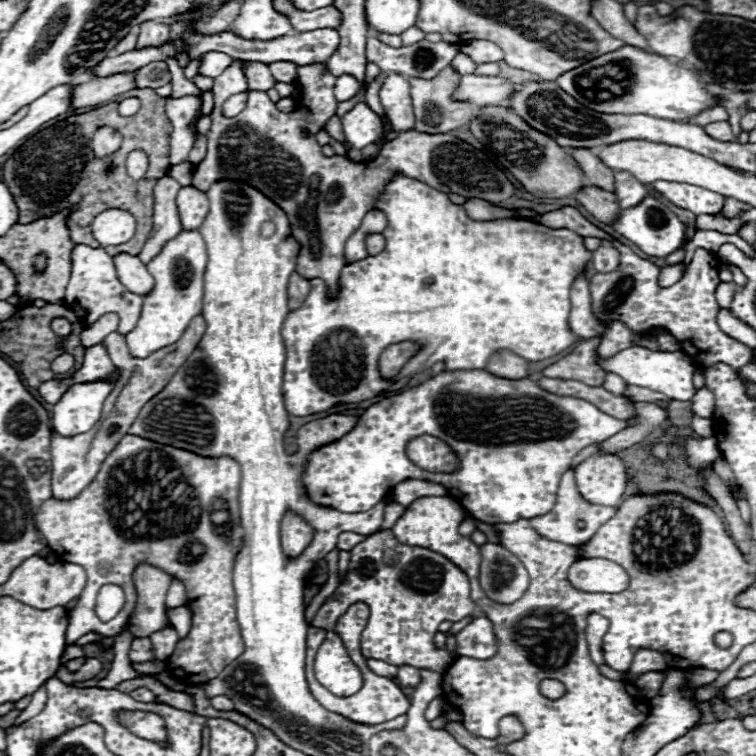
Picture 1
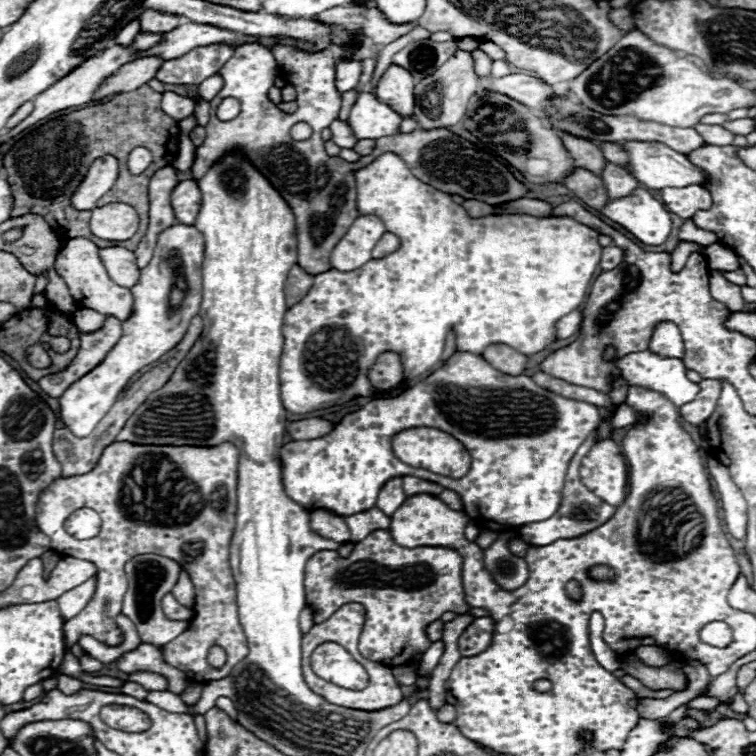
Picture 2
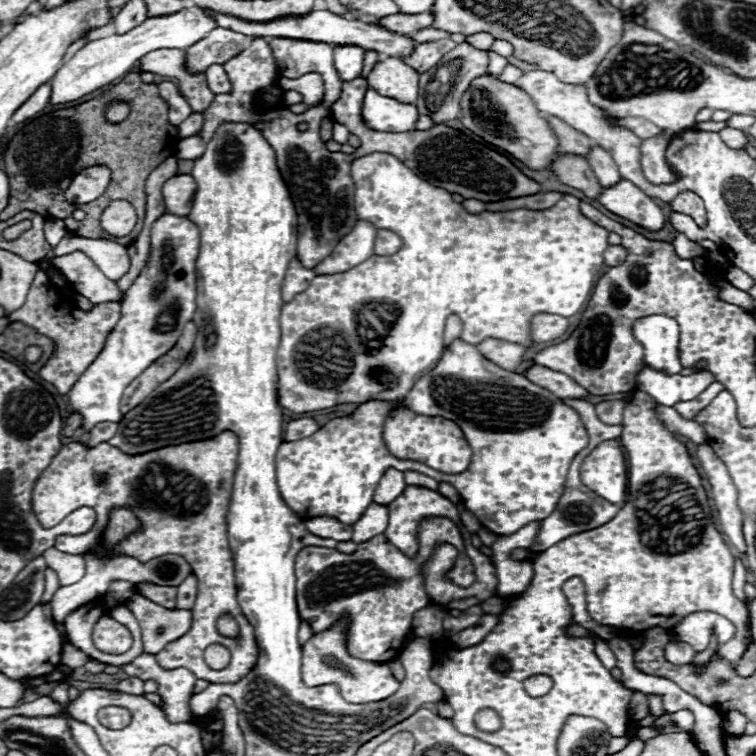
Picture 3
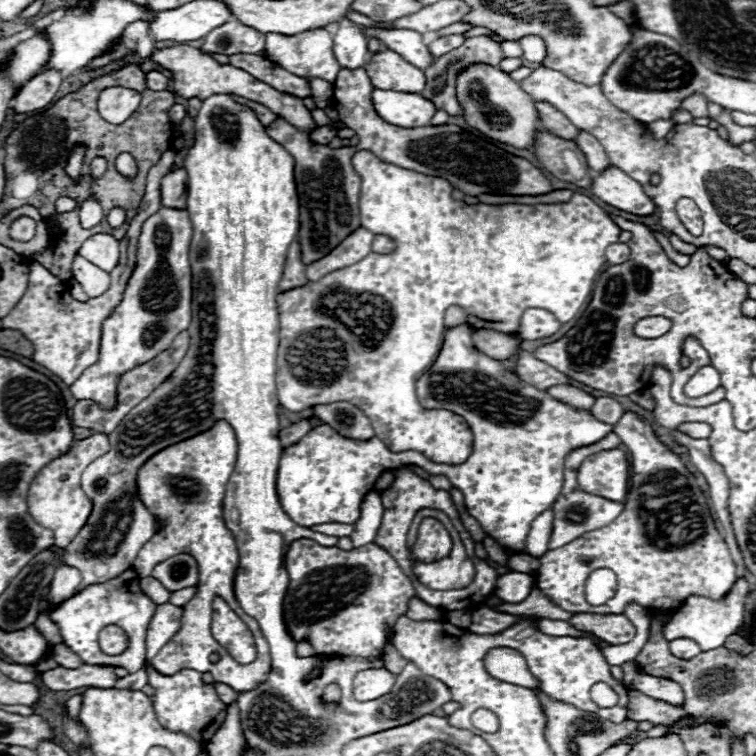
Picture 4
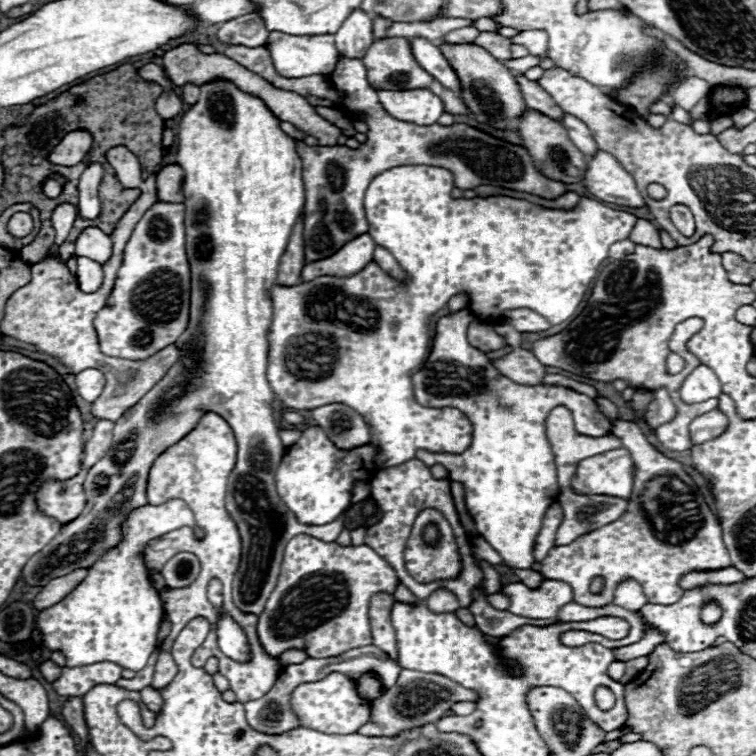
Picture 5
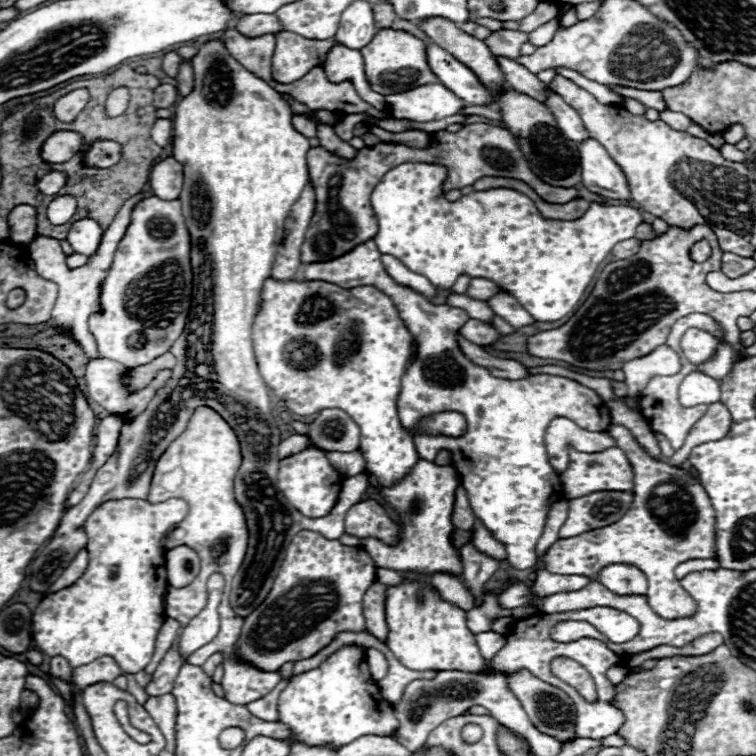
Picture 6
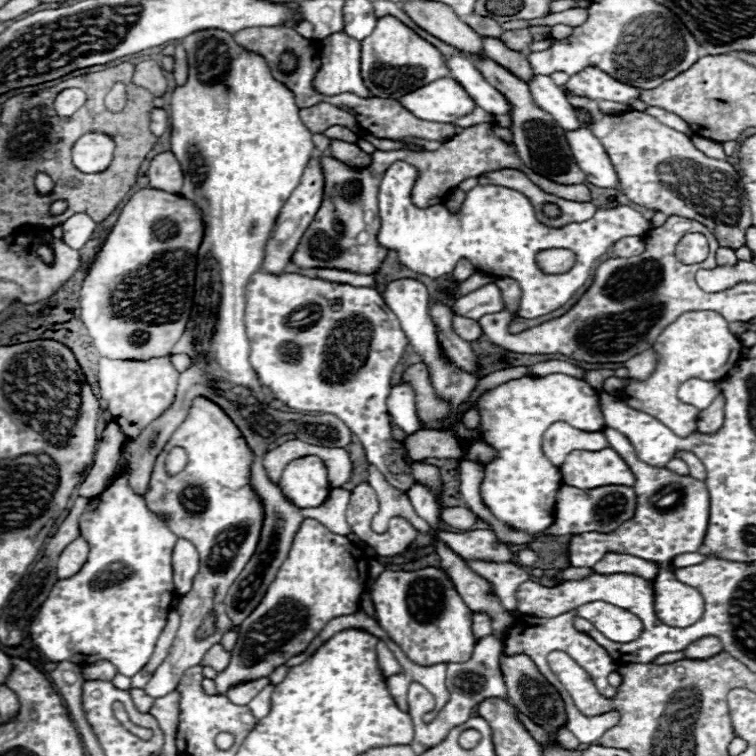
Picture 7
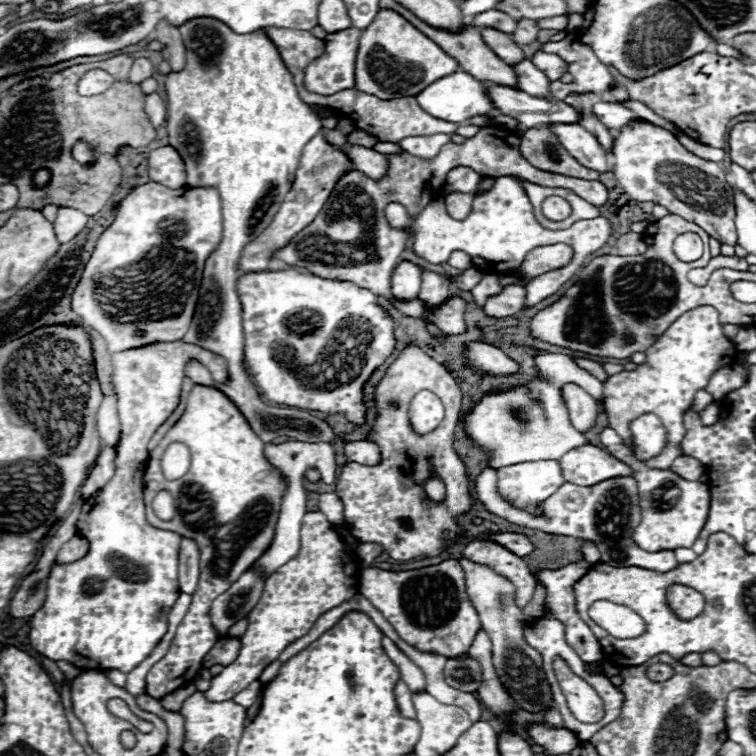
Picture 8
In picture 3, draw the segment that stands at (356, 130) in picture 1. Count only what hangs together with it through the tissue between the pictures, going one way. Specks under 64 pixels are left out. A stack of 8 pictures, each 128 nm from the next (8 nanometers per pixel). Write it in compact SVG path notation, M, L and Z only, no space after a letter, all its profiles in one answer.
M372 88L366 90L362 118L368 128L382 132L408 132L414 130L418 116L420 114L414 104L404 104L388 96L380 96Z

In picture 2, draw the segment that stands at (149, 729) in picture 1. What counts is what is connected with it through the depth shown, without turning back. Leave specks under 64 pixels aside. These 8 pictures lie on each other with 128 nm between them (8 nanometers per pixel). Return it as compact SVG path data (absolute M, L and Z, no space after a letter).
M110 704L102 708L102 720L116 730L126 730L126 732L142 732L150 728L150 720L144 712L130 708L130 706L118 706Z

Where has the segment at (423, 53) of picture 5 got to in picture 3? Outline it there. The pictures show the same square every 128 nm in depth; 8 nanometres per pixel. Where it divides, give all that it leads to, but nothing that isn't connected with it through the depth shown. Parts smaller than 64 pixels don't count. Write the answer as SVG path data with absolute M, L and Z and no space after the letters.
M318 10L312 12L304 18L284 18L284 20L276 20L276 22L268 22L268 24L256 24L256 22L244 22L238 18L230 18L224 14L214 14L216 22L220 28L230 28L248 36L262 36L262 38L304 38L304 40L314 40L314 42L328 42L328 44L356 44L362 46L364 50L376 50L380 54L386 56L396 56L396 58L404 58L410 56L414 52L416 42L410 36L396 36L396 32L384 32L384 28L376 28L376 24L368 24L364 20L348 20L344 16L336 16L328 10Z

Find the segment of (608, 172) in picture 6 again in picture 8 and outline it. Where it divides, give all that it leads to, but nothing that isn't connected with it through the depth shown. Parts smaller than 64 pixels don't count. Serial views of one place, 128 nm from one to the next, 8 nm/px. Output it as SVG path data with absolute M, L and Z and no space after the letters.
M552 124L552 132L556 132L560 144L568 150L570 156L574 156L582 166L606 172L608 156L598 144L598 140L580 124Z

